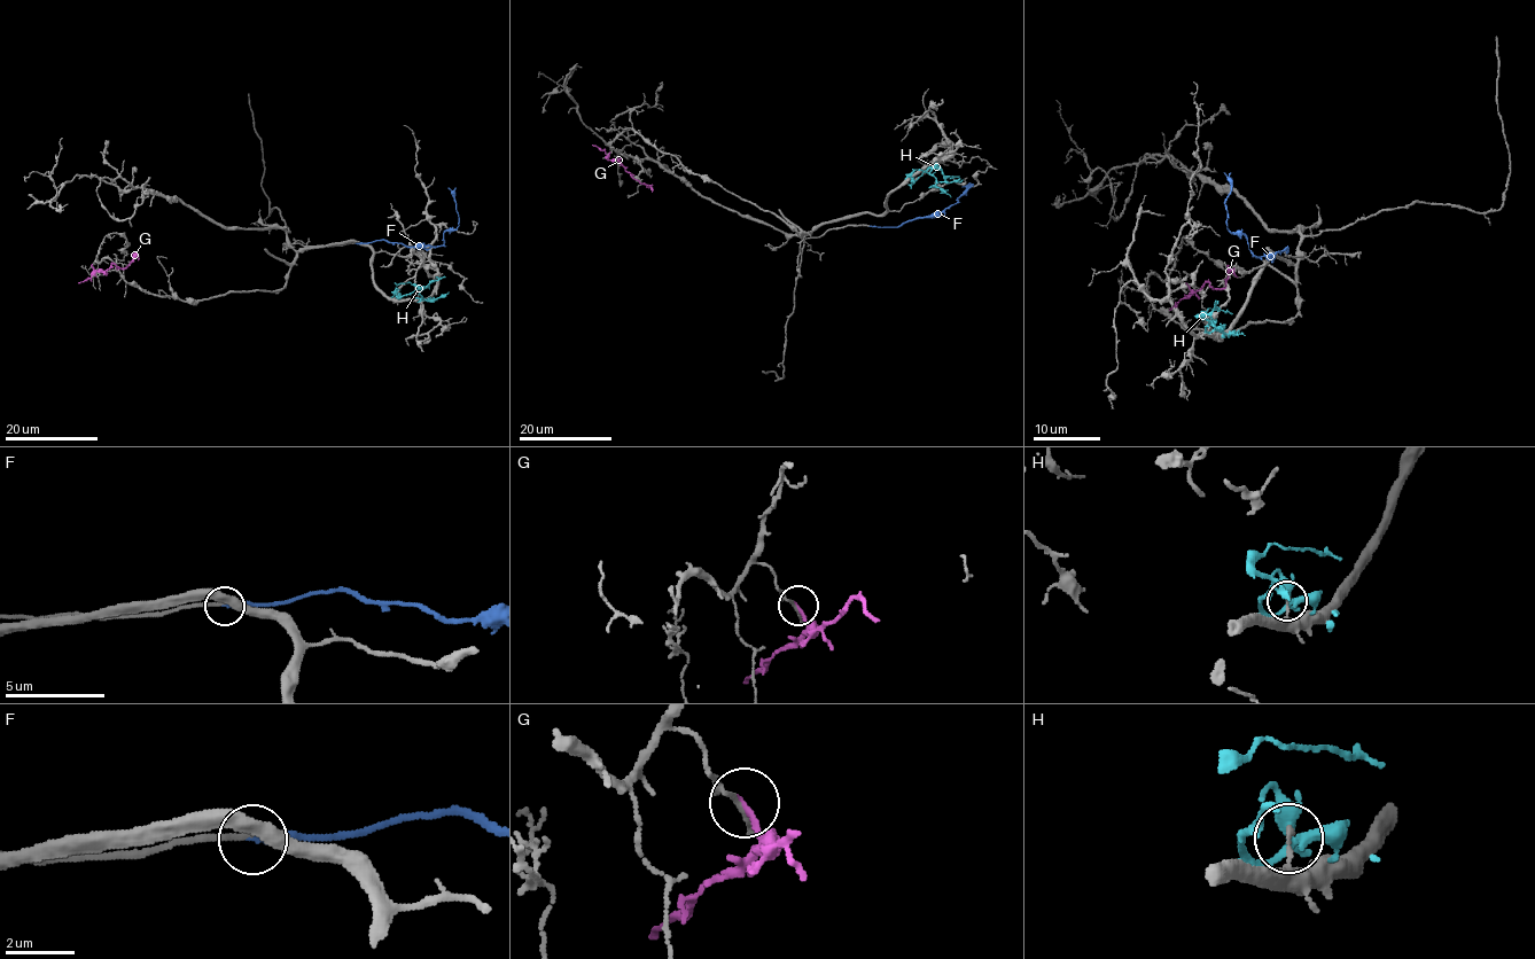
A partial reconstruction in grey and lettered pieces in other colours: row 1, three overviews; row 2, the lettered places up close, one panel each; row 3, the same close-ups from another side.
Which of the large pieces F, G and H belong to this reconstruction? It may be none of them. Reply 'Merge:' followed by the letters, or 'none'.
Merge: F

